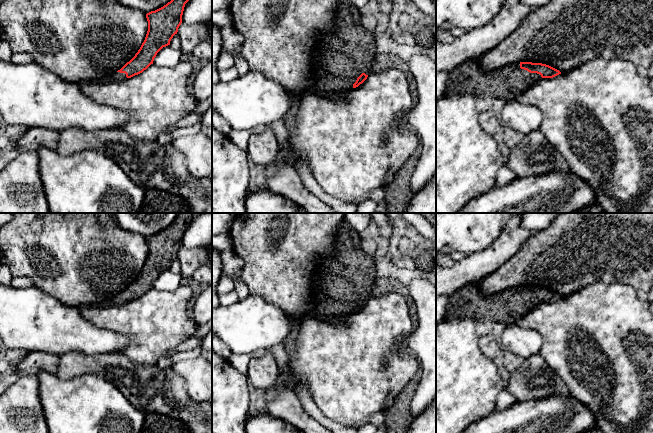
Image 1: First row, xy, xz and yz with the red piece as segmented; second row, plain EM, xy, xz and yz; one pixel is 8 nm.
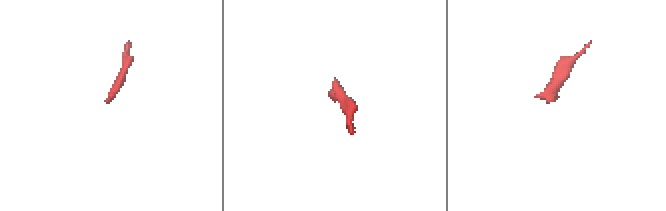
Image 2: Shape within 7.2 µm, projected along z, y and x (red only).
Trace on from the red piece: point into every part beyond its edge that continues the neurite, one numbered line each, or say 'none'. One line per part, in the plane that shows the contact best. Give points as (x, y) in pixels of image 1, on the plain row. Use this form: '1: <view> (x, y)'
1: yz (508, 306)

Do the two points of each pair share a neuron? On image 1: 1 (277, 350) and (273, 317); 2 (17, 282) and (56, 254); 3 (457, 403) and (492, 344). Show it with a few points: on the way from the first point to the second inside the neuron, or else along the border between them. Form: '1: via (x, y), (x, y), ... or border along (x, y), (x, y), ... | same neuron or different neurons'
1: border along (282, 343), (253, 351) | different neurons
2: border along (13, 276), (27, 276), (33, 284) | different neurons
3: border along (478, 338), (479, 349), (493, 360) | different neurons

